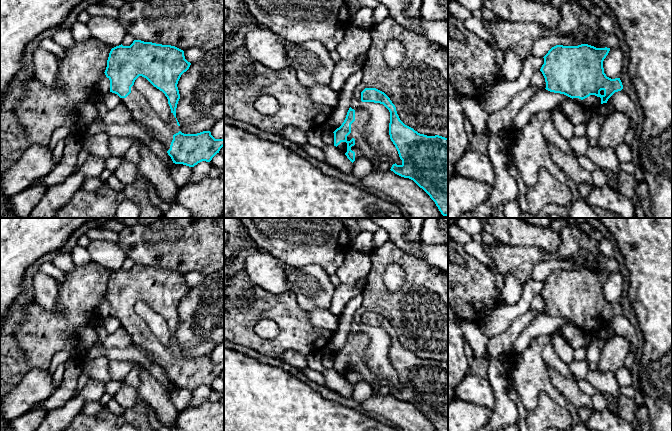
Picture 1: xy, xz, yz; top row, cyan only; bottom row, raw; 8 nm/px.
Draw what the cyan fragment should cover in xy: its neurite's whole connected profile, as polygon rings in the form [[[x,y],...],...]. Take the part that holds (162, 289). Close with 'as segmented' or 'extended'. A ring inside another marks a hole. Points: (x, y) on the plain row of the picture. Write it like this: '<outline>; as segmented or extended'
[[[134,264],[130,270],[121,268],[111,273],[104,297],[110,304],[110,316],[117,318],[121,327],[131,336],[132,342],[146,351],[151,360],[162,368],[173,387],[194,391],[202,385],[210,386],[224,370],[224,363],[215,363],[210,355],[197,358],[184,358],[180,355],[180,348],[176,342],[176,332],[180,323],[177,308],[190,289],[191,287],[185,283],[184,275],[175,270]],[[139,300],[146,302],[167,321],[172,337],[168,345],[164,345],[135,312],[134,306]]]; extended

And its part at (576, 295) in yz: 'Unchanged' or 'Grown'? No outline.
Grown

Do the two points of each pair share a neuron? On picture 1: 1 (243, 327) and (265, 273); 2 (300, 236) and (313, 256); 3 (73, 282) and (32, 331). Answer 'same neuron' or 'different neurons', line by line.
1: different neurons
2: same neuron
3: same neuron

